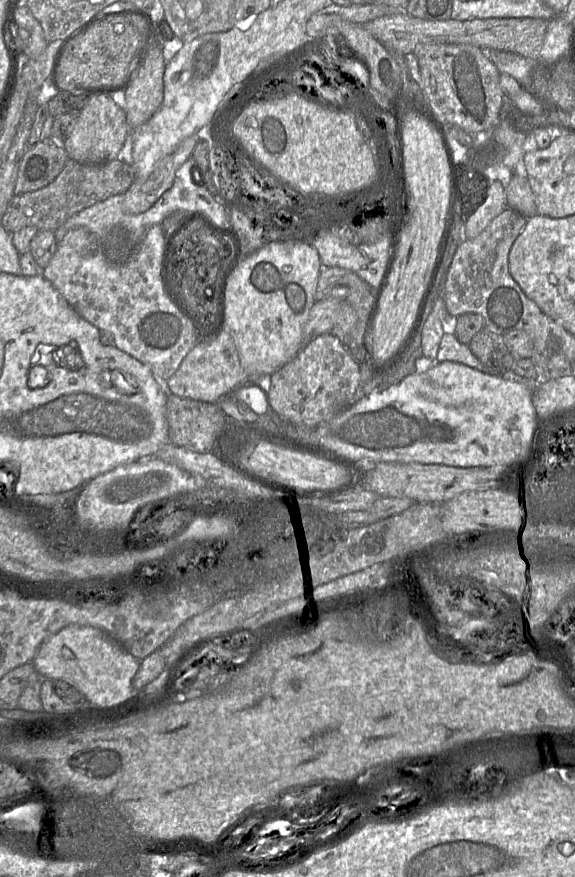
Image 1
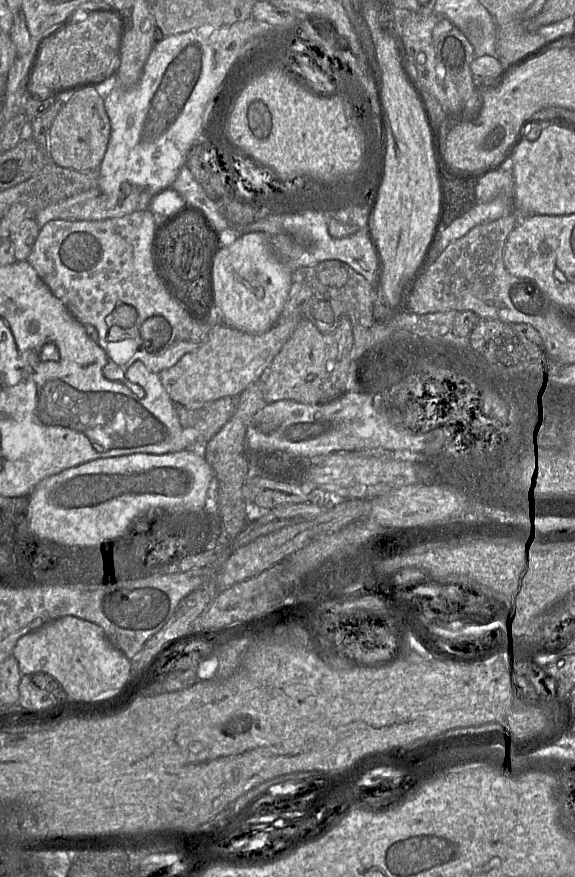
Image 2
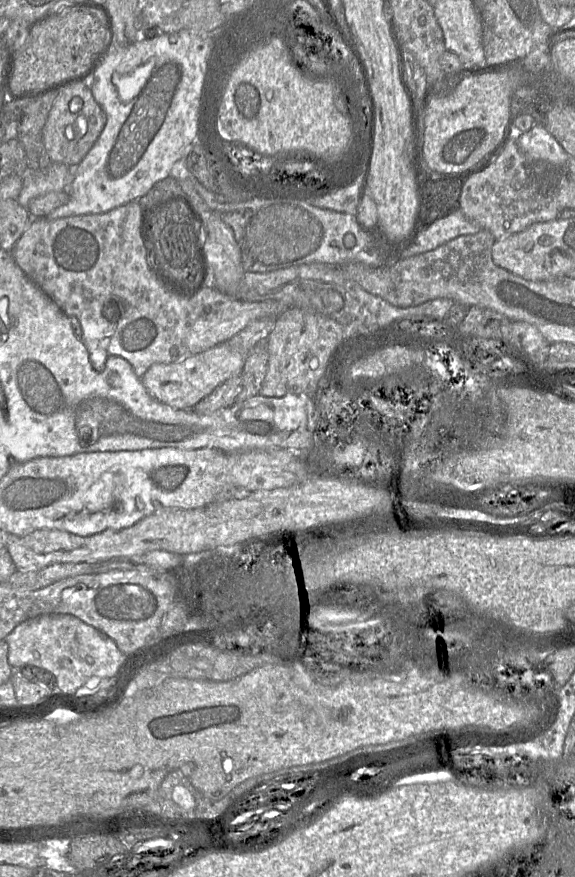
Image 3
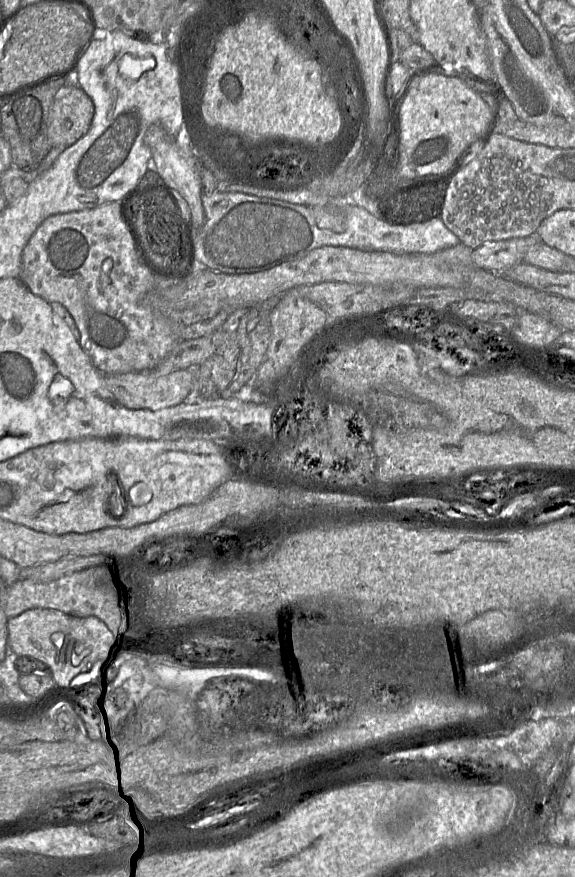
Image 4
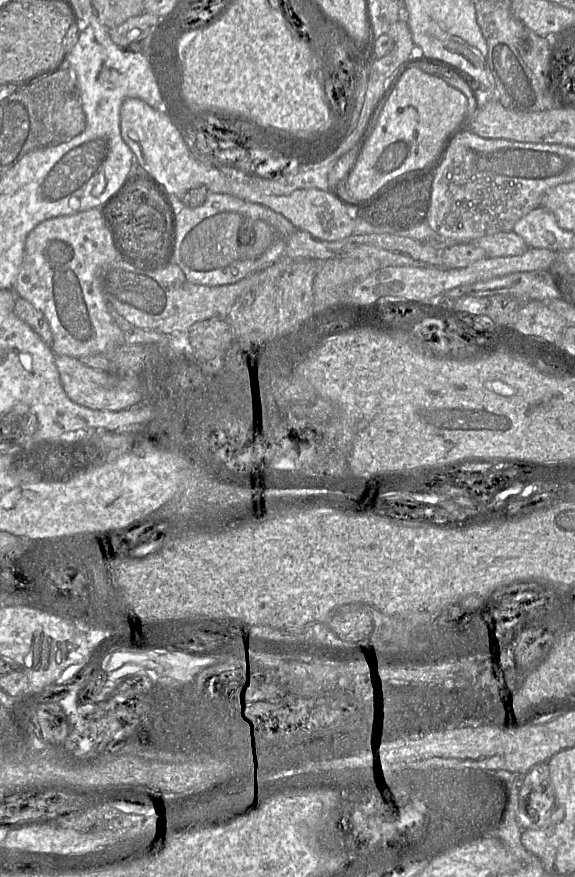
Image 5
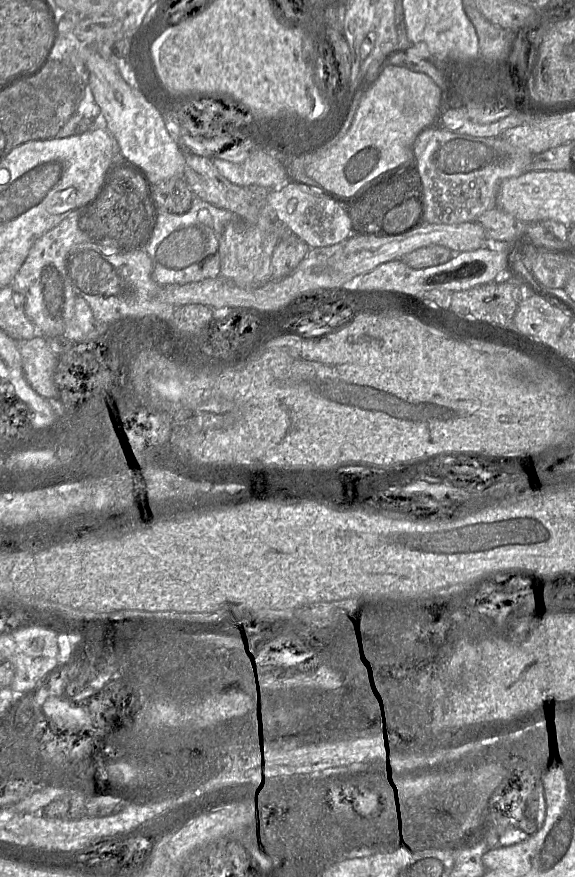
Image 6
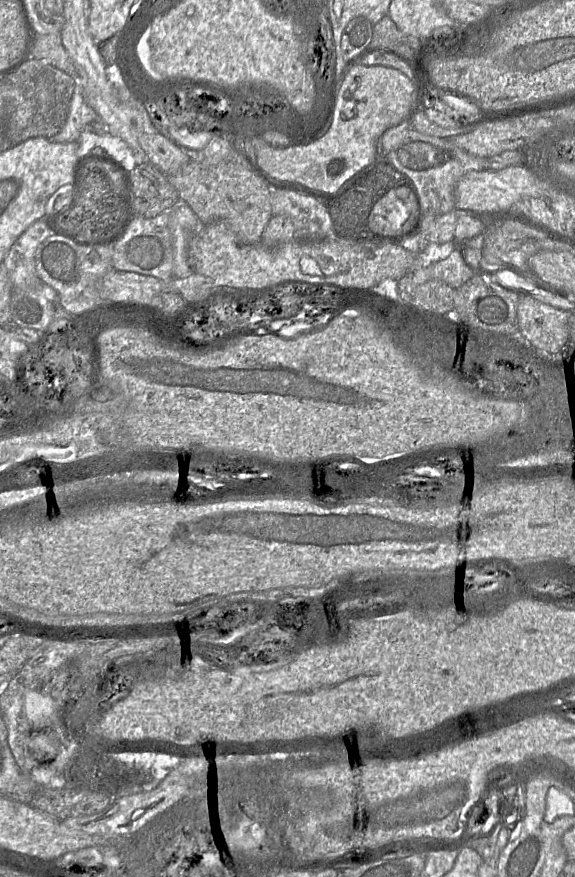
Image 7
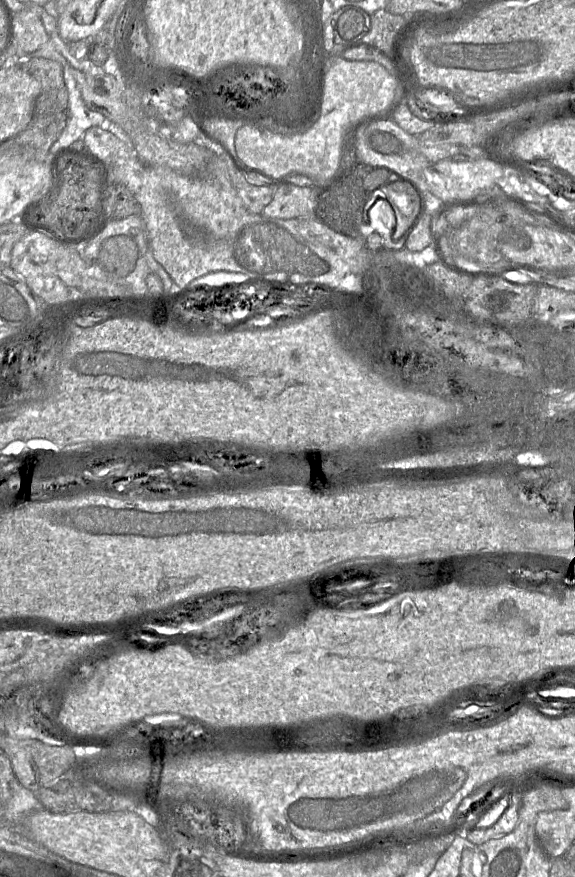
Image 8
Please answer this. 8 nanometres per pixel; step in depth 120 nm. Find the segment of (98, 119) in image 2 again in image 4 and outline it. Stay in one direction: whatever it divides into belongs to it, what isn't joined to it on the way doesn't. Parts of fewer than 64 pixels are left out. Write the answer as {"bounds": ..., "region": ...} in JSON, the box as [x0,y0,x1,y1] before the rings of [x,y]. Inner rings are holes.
{"bounds":[48,86,94,148],"region":[[[65,86],[55,96],[48,117],[52,147],[67,148],[89,130],[94,116],[91,98],[79,86]]]}

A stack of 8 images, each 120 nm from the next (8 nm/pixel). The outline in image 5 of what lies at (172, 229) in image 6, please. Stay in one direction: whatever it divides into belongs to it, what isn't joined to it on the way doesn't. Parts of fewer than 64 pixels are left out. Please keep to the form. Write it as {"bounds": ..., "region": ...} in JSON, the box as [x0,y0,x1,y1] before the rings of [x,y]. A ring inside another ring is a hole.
{"bounds":[170,192,296,286],"region":[[[209,192],[201,206],[195,208],[184,206],[180,211],[174,212],[176,215],[175,242],[170,262],[179,266],[189,282],[203,286],[236,283],[284,258],[287,237],[296,228],[284,216],[263,205],[222,193]]]}

